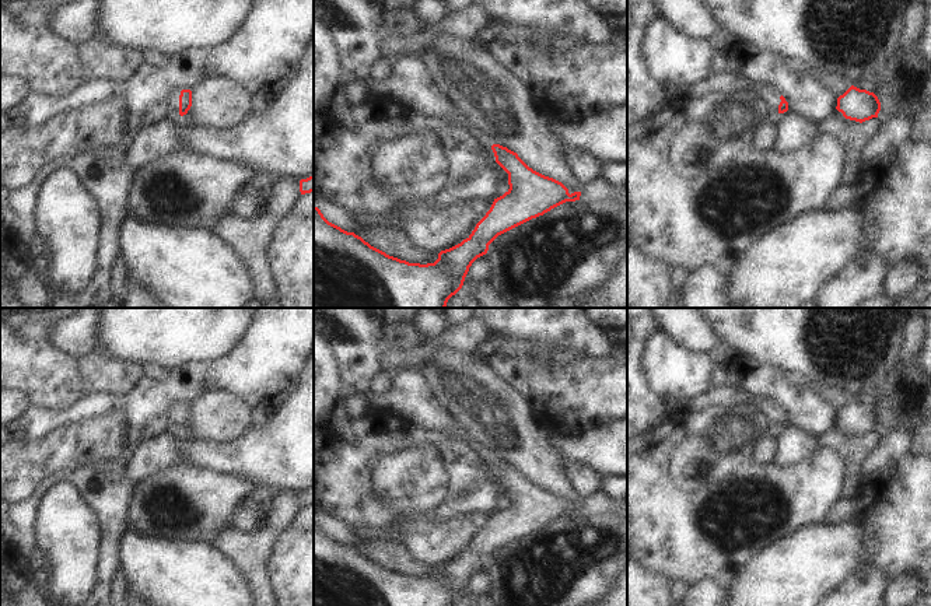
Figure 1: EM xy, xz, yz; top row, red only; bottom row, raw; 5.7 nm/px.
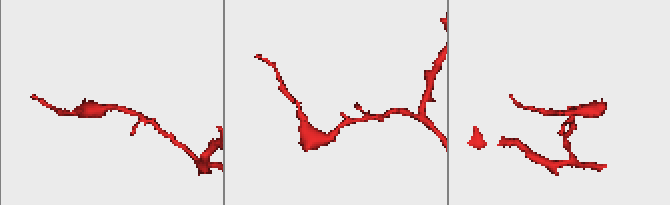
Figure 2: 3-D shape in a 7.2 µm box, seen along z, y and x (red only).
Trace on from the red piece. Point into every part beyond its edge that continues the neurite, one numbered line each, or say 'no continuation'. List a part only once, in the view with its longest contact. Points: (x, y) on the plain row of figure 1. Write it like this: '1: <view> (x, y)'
1: xy (174, 412)

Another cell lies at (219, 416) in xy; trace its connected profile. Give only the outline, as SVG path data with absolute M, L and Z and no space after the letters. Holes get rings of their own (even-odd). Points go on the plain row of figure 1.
M209 392L192 404L185 437L209 442L234 442L253 428L253 406L232 392Z

